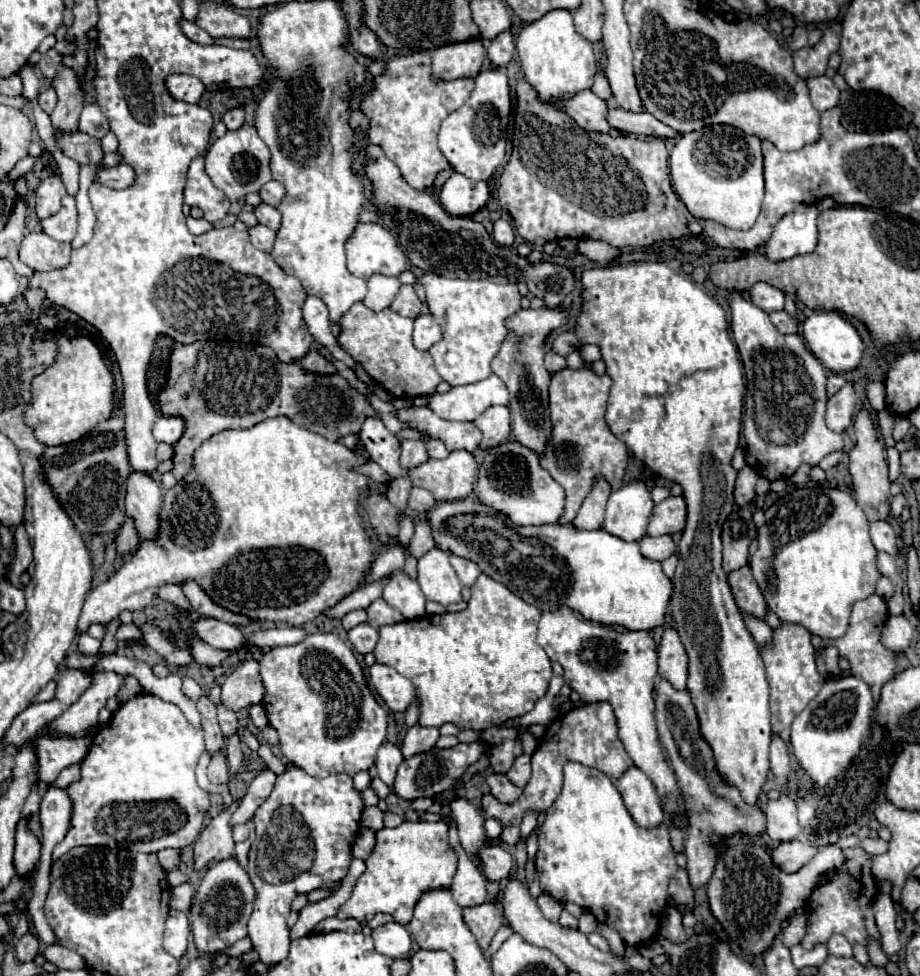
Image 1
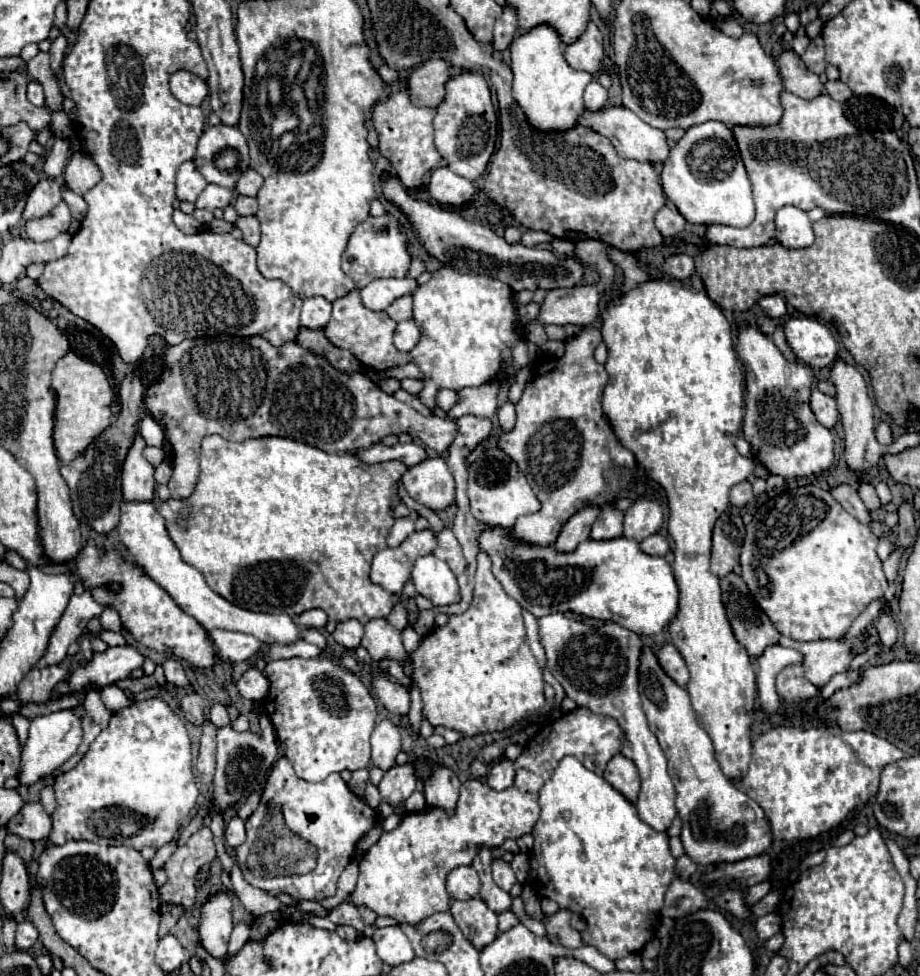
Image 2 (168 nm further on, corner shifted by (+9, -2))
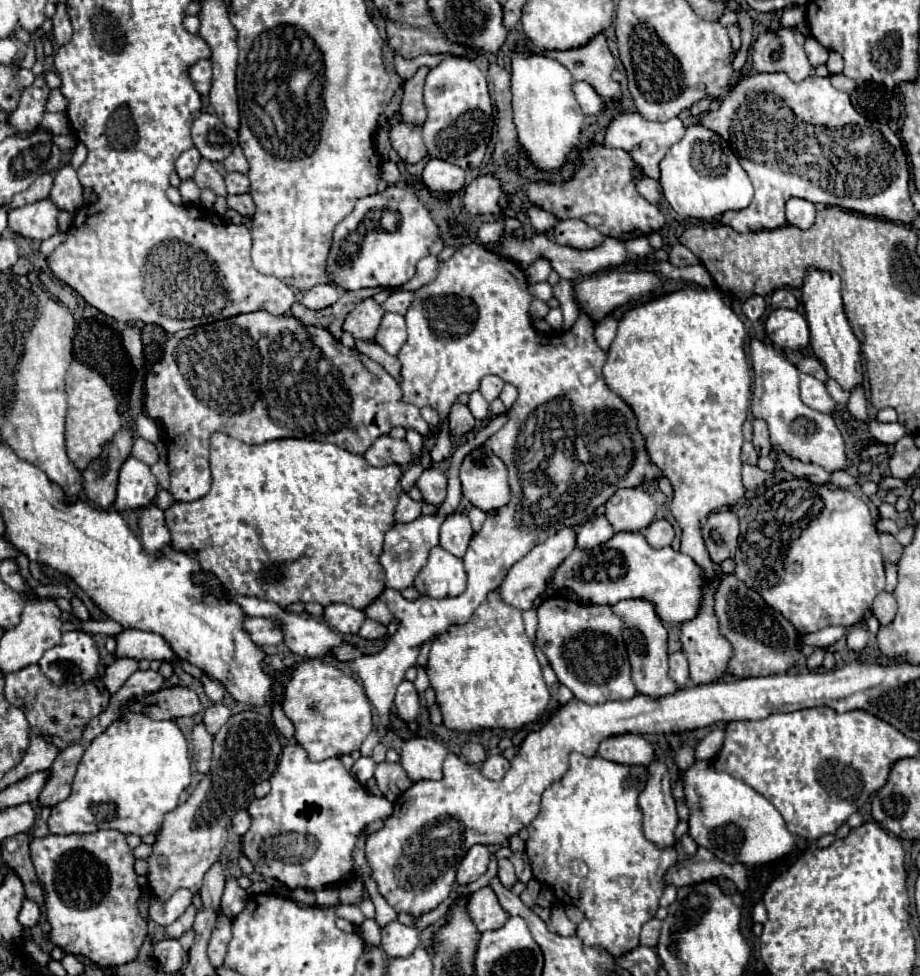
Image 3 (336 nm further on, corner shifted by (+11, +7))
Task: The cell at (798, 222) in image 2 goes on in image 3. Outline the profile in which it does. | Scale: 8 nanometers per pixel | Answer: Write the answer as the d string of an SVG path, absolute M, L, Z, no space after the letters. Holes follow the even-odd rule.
M790 199L786 203L786 221L798 229L810 229L814 225L814 203L804 199Z

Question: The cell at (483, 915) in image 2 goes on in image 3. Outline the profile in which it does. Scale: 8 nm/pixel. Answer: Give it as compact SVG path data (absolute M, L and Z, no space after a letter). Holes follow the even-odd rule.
M490 887L478 889L466 901L466 911L468 911L470 919L474 921L478 933L498 929L500 925L504 925L504 921L508 921L508 913L500 907L500 903Z

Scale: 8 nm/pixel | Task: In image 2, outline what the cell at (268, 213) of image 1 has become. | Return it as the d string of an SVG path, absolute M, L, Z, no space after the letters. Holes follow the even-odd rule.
M238 194L238 196L232 200L232 206L234 206L234 210L236 210L240 216L250 216L250 214L256 214L256 210L258 210L256 198L242 196L242 194Z

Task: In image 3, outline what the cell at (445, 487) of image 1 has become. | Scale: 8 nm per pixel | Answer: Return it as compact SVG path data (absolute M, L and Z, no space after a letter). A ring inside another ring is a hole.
M438 465L424 469L416 481L416 487L420 489L426 503L440 505L440 501L444 501L446 497L446 471Z

